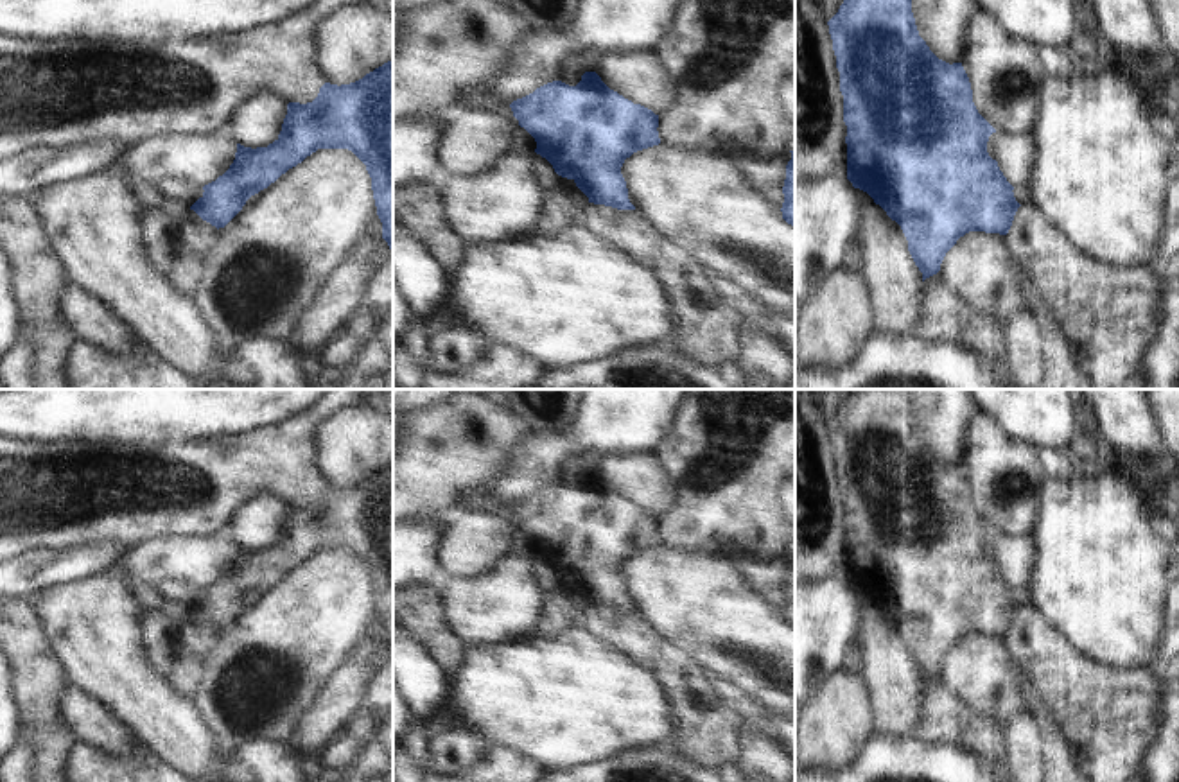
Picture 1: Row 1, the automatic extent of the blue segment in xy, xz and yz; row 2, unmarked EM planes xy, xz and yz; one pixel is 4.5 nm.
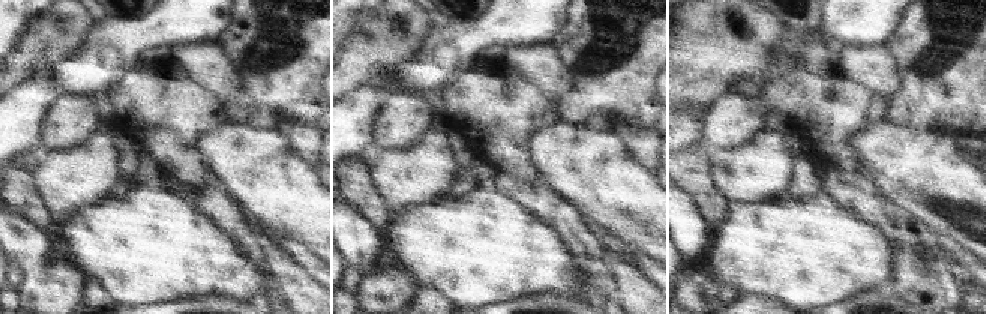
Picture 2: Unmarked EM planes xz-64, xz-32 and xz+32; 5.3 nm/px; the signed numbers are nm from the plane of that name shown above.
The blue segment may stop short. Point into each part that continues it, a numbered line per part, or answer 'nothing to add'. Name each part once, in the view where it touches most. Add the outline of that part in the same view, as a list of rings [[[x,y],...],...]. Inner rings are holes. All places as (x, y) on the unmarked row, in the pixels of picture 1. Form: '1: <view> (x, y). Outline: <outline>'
nothing to add.

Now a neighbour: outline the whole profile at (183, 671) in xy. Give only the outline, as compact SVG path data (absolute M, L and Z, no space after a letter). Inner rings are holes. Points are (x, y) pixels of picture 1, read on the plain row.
M176 640L170 647L170 664L165 676L172 691L190 699L194 691L197 689L199 674L201 660Z

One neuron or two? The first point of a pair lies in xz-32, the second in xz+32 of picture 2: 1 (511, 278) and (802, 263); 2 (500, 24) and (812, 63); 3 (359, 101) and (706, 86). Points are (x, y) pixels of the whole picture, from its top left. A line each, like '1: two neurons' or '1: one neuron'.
1: one neuron
2: two neurons
3: two neurons

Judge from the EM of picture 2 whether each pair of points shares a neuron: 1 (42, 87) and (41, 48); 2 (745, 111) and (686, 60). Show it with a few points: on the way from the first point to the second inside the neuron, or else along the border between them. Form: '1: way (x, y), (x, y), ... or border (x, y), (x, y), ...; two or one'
1: border (75, 53), (45, 65), (15, 87); two
2: border (730, 90), (718, 96), (706, 110); two

